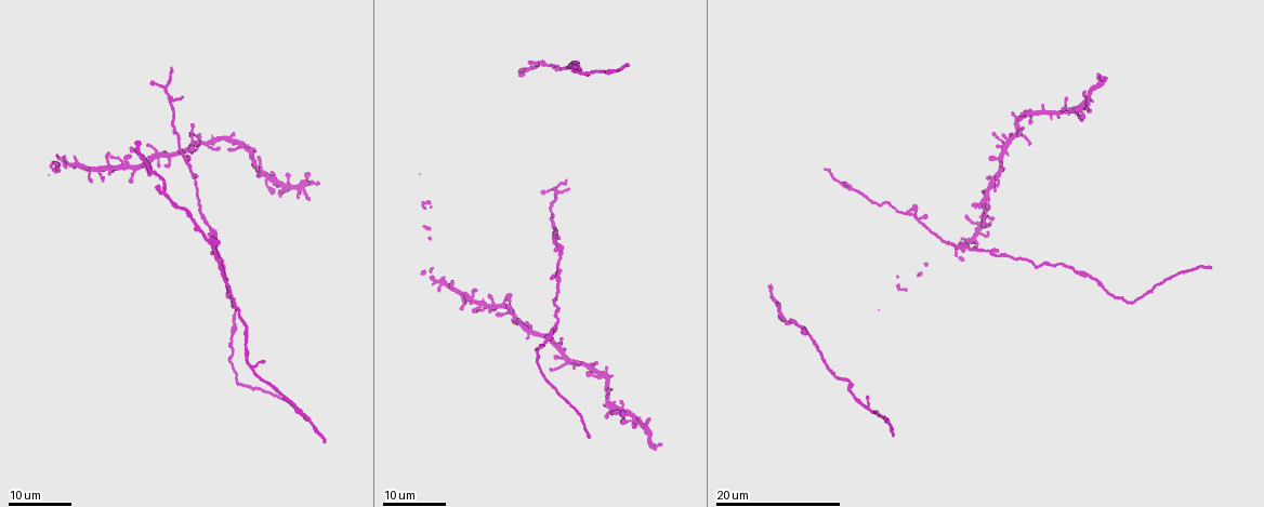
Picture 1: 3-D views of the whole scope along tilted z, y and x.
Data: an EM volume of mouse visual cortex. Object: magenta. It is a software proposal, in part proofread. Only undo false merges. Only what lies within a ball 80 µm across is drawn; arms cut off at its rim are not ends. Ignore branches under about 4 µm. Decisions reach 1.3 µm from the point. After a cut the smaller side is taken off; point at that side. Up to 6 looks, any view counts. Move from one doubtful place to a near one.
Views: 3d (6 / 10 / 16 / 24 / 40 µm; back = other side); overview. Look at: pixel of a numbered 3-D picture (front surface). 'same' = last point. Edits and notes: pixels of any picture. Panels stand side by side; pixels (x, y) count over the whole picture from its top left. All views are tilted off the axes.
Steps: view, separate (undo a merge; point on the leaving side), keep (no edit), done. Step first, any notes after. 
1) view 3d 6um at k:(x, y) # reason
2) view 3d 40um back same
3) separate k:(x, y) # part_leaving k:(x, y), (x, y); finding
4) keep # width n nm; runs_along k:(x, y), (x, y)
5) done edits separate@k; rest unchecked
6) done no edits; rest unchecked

view 3d 16um at 1:(503, 305) # four or more arms meet

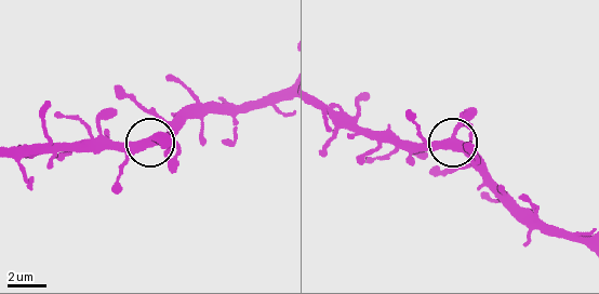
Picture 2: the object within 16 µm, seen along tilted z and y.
view 3d 10um at 2:(451, 145) # zoom in

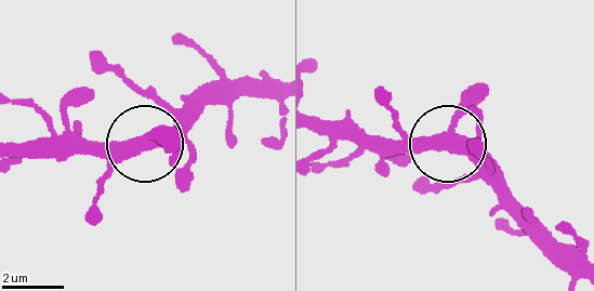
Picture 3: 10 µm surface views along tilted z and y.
keep # width 380 nm; one neuron here

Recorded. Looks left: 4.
view 3d 16um at 1:(557, 191) # three-way junction

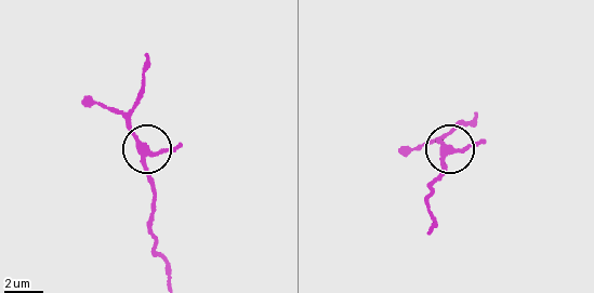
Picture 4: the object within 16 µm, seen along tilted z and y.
view 3d 6um at 4:(443, 147) # closer look

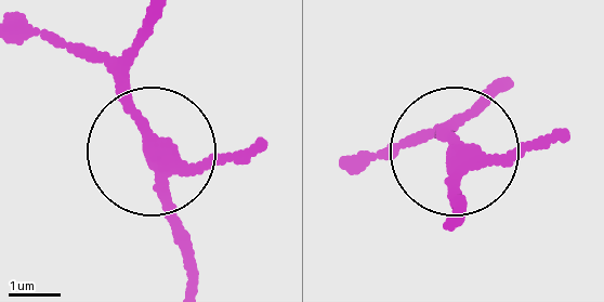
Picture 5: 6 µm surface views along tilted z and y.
keep # side_arm 82 um; arms 3; all the same neuron

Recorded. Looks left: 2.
view 3d 24um at 1:(203, 233) # sudden change in width

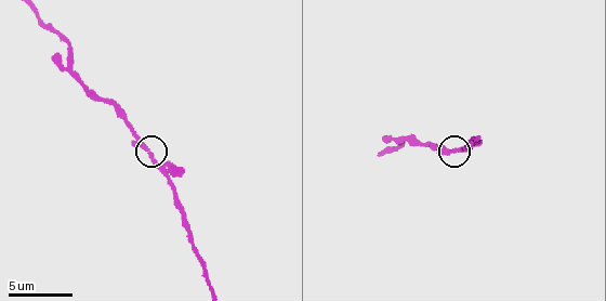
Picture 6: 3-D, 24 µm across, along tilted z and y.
view 3d 10um at 6:(149, 155)

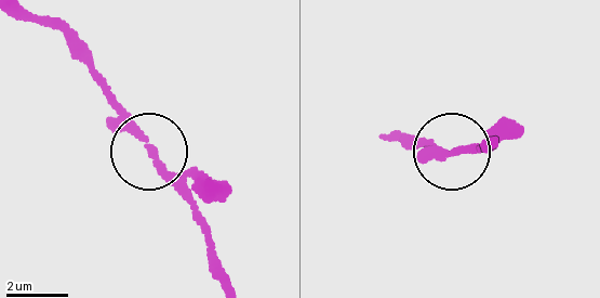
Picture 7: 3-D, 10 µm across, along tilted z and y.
keep # width 210 nm; runs_along 7:(37, 18), (81, 53), (163, 178), (204, 221); one neuron here

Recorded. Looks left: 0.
done no edits; rest unchecked

